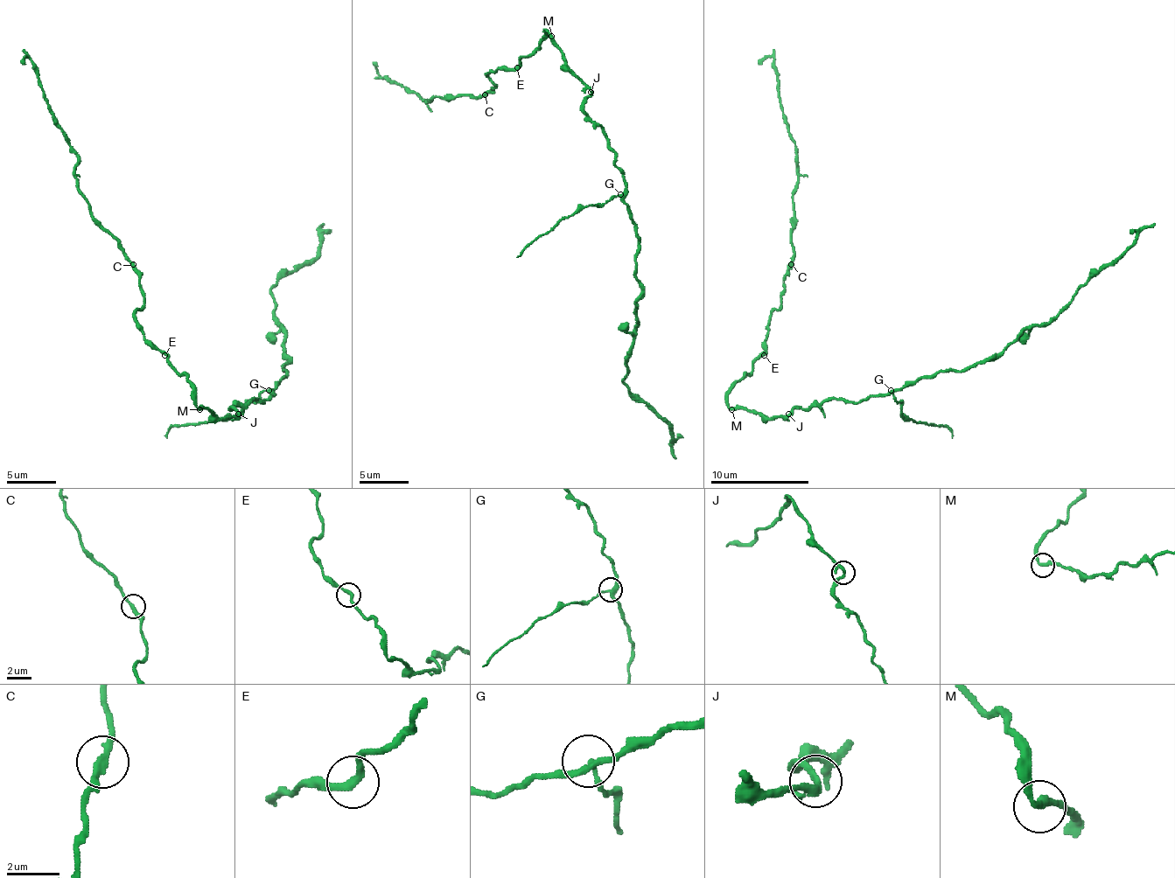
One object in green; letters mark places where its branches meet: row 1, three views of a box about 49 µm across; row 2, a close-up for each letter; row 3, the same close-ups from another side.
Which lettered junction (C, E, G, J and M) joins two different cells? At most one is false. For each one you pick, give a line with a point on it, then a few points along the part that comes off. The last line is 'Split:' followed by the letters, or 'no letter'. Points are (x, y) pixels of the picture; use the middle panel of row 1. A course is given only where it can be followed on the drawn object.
G: (620, 194) | (620, 195), (608, 203), (581, 205), (561, 217), (520, 256)
Split: G

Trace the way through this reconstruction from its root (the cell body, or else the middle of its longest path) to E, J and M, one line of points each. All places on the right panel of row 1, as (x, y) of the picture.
E: (768, 416), (761, 416), (746, 409), (734, 409), (727, 401), (727, 392), (764, 355)
J: (768, 416), (788, 414)
M: (768, 416), (761, 416), (746, 409), (731, 409)

